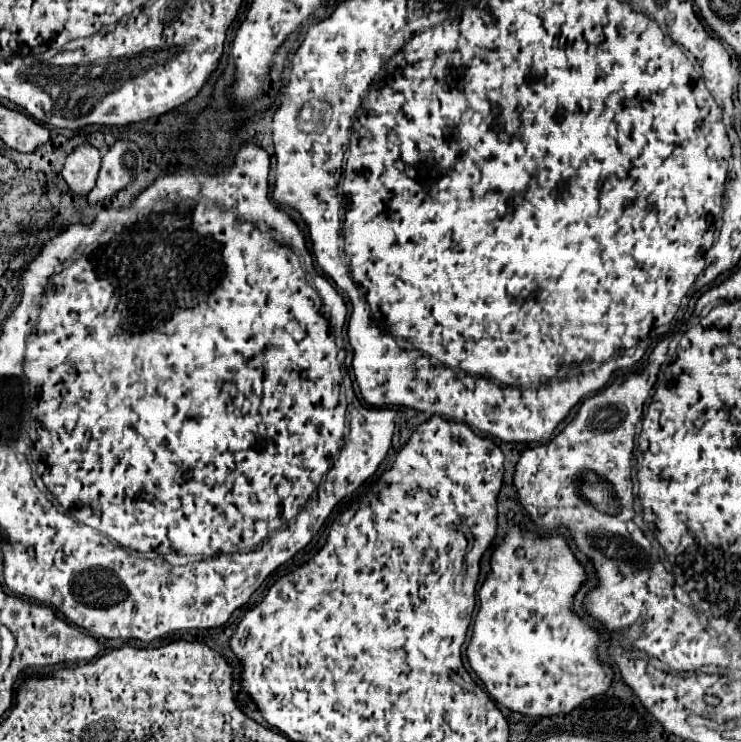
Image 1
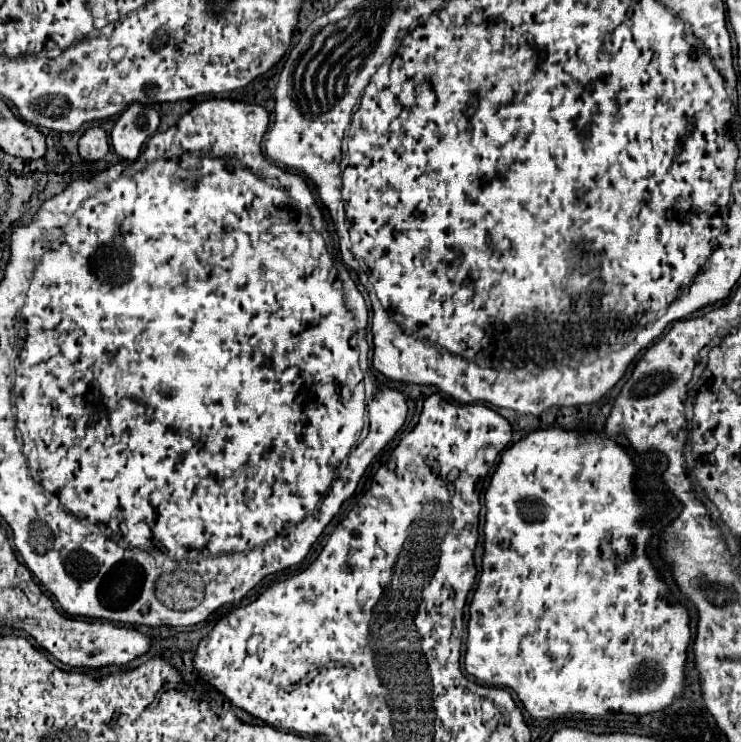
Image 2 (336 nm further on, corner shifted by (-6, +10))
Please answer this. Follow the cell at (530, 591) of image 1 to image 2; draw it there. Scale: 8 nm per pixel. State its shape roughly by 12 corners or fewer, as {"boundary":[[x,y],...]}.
{"boundary":[[559,427],[485,493],[465,671],[535,719],[661,711],[689,613],[637,467]]}

